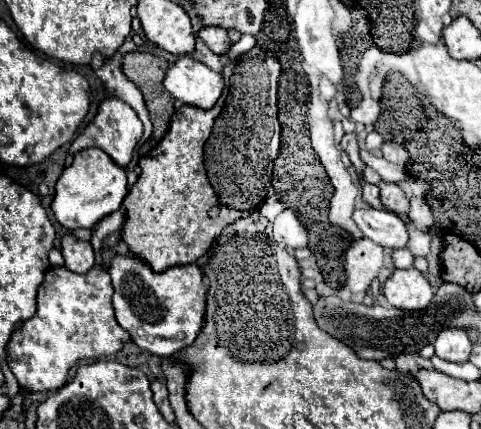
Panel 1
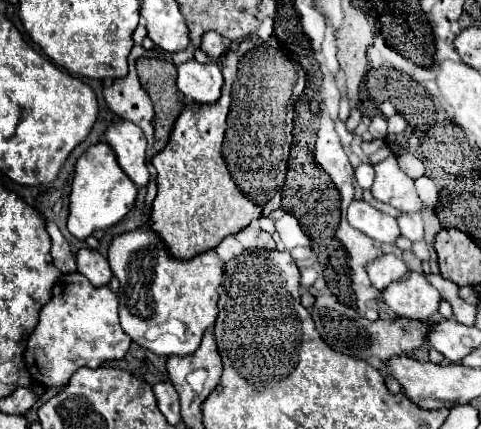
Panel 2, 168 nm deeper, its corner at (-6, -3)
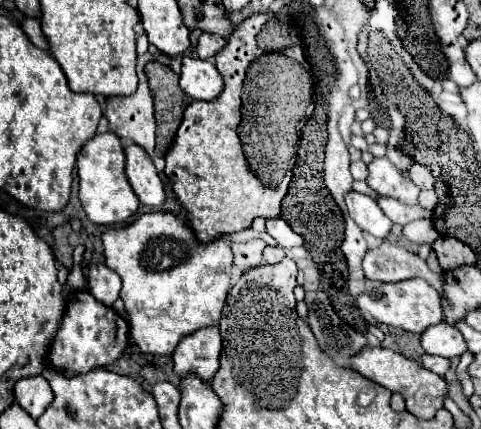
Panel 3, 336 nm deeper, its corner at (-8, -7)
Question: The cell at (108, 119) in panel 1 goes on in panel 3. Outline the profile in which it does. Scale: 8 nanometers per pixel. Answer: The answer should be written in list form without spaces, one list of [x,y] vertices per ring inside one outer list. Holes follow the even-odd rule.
[[[136,143],[124,147],[124,155],[126,155],[126,175],[134,193],[144,205],[158,207],[166,199],[166,195],[150,155],[144,151],[144,147]]]

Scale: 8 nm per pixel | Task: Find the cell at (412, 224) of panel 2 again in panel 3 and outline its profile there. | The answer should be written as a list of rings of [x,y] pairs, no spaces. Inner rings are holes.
[[[380,197],[380,199],[378,199],[378,205],[380,205],[380,209],[392,219],[392,223],[396,223],[396,225],[400,225],[400,227],[408,225],[408,223],[414,221],[414,219],[420,219],[420,213],[418,213],[416,209],[404,205],[404,203],[400,203],[400,201],[394,201],[394,199]]]

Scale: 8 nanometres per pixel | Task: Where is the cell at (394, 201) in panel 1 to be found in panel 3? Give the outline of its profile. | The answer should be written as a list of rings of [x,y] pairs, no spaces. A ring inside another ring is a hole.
[[[386,157],[374,159],[368,165],[368,179],[366,183],[384,197],[392,197],[396,201],[402,201],[410,207],[418,207],[418,195],[420,189],[408,179],[404,177],[394,163],[390,163]]]

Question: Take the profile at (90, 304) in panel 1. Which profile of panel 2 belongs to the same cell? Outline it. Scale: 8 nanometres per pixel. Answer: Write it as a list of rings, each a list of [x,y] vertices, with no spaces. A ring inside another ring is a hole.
[[[80,273],[64,275],[52,291],[52,299],[42,307],[40,321],[28,339],[28,347],[24,353],[26,367],[36,383],[44,387],[62,387],[68,383],[72,373],[80,367],[96,369],[104,361],[118,361],[126,355],[132,339],[122,331],[118,321],[118,297],[110,291],[110,287],[94,287]]]

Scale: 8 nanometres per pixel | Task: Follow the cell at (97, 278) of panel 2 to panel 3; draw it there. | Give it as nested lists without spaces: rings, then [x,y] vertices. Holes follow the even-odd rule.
[[[106,263],[88,265],[88,285],[90,293],[104,305],[112,305],[120,293],[120,277]]]

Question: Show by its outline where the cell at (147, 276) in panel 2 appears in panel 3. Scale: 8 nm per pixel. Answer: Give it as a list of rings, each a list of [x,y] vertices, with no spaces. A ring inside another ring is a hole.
[[[154,211],[124,229],[106,229],[102,243],[106,265],[122,277],[120,297],[130,319],[130,333],[142,353],[172,355],[186,335],[220,323],[232,265],[226,241],[198,245],[184,219]]]

